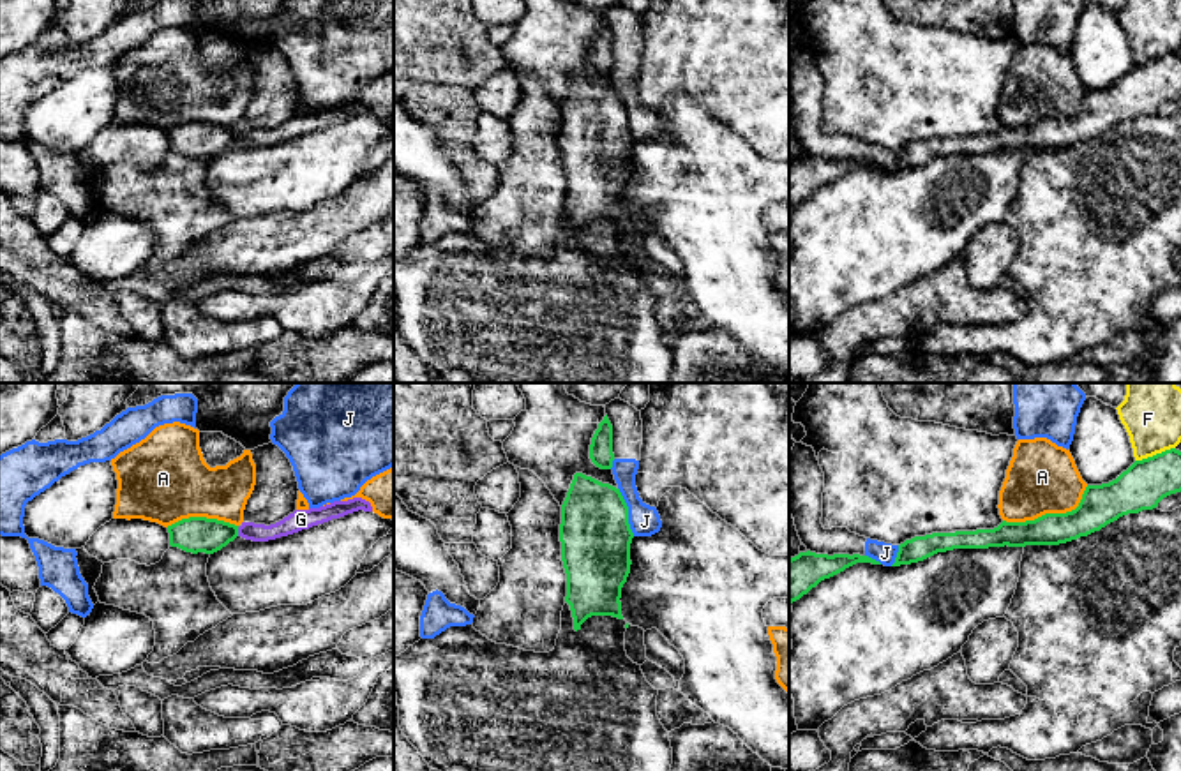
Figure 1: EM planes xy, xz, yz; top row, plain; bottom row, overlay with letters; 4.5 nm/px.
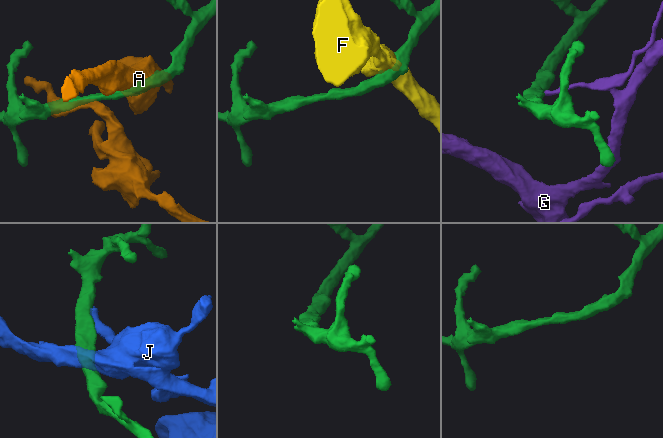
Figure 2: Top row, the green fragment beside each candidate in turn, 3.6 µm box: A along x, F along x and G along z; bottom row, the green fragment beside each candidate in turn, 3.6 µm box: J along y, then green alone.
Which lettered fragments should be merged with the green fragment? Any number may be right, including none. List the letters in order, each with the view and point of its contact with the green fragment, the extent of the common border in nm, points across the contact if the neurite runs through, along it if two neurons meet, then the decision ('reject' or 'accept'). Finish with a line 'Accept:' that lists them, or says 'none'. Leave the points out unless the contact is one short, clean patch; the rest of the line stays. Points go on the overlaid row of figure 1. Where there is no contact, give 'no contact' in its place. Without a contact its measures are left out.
A: meets green in yz at (1049, 514); contact 420 nm long; reject
F: meets green in yz at (1157, 454); contact 200 nm long; reject
G: meets green in xy at (237, 531); contact 40 nm long; accept
J: meets green in xz at (627, 512); contact 240 nm long; border along xz (618, 487), (627, 507), (627, 523), (634, 535); reject
Accept: G

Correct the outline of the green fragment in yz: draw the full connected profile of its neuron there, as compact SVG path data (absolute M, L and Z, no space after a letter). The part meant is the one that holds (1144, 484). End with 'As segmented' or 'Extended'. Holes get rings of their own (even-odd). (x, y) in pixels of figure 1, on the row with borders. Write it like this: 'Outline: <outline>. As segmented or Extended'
Outline: M1165 450L1135 460L1116 480L1087 485L1079 506L1066 513L1045 513L1034 520L1006 522L994 529L932 533L899 545L891 566L923 561L953 549L1059 545L1100 531L1128 513L1153 510L1158 503L1181 492L1181 452Z. As segmented

